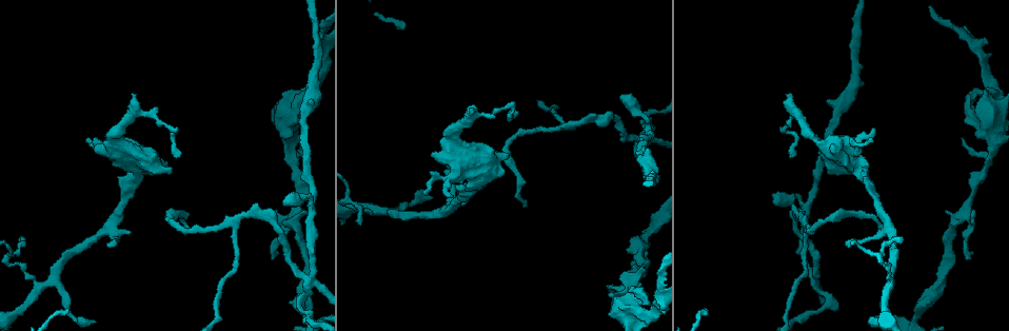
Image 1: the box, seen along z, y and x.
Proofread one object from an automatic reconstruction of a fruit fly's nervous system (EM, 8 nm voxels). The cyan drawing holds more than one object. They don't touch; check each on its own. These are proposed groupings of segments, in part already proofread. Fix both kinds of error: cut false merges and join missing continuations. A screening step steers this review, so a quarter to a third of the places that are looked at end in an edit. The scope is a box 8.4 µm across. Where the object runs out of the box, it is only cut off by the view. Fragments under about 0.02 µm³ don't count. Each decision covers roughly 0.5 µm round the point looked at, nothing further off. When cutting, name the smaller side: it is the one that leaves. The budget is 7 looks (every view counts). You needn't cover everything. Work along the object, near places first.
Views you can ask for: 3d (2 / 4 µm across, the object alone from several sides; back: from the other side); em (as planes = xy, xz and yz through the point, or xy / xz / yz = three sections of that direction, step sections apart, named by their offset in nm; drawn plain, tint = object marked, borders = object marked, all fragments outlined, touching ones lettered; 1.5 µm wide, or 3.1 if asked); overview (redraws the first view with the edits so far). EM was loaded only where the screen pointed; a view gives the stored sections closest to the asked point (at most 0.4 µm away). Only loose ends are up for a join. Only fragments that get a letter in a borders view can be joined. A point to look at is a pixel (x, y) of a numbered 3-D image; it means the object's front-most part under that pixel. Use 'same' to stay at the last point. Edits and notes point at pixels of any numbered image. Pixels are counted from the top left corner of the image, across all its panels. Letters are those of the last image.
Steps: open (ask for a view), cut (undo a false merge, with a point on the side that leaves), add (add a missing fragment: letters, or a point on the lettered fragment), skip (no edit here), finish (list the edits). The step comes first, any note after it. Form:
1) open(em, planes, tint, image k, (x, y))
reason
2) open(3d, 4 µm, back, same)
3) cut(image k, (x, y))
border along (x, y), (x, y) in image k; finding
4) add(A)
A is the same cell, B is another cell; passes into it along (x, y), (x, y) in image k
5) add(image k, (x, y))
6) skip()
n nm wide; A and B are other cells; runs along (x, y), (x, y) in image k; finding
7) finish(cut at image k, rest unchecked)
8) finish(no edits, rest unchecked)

open(3d, 4 µm, image 1, (181, 153))

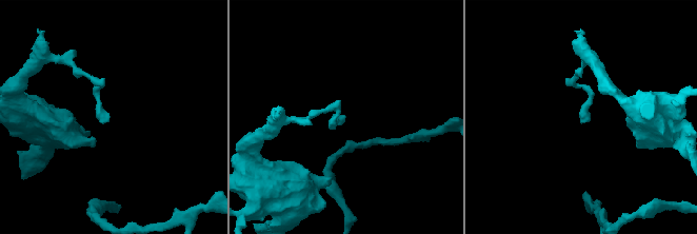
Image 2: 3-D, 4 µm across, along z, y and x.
open(em, yz, step 8, borders, image 2, (582, 118))

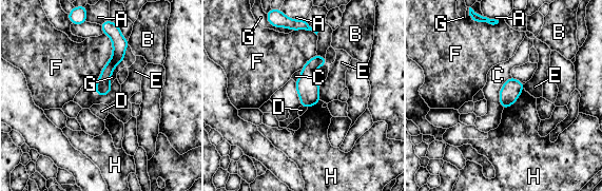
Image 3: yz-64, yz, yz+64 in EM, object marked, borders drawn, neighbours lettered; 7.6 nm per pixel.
skip()
F touches over 440 nm; A, B, C, D, E, F, G and H are other cells; border along (511, 76), (500, 90), (502, 109) in image 3; no lettered fragment goes on from it

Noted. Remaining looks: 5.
open(3d, 2 µm, back, image 1, (789, 93))
branch stops here

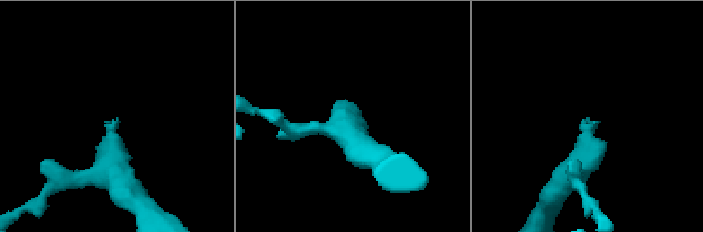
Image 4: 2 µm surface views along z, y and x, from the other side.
open(em, 3.1 µm, planes, borders, image 4, (350, 124))

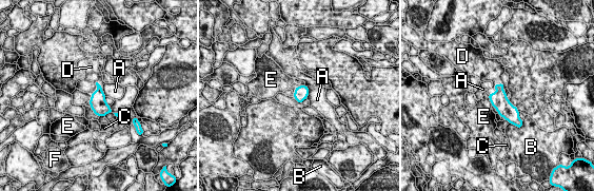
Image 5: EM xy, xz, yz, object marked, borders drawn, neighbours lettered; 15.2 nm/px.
add(D)
D touches over 300 nm; D is the same cell, A, B, C, E and F are other cells; the neuron continues

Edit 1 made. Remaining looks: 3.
open(em, planes, tint, image 1, (309, 277))
sharp bend

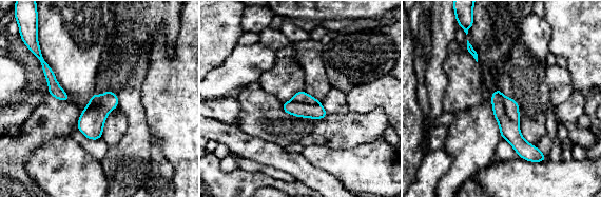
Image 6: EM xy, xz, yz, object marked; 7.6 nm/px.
open(em, planes, borders, same)
see the neighbours

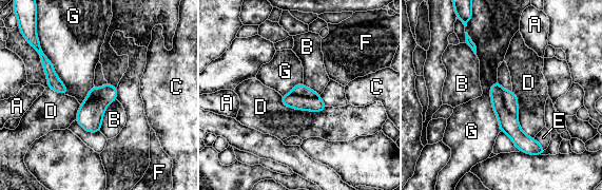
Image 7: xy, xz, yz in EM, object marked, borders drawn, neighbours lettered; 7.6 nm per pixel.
cut(image 7, (510, 99))
A, B, C, D, E, F and G are other cells; the part that leaves runs along (284, 98), (322, 107) in image 7; a second neuron is stuck on

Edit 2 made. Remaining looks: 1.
finish(add at image 5, cut at image 7, rest unchecked)

